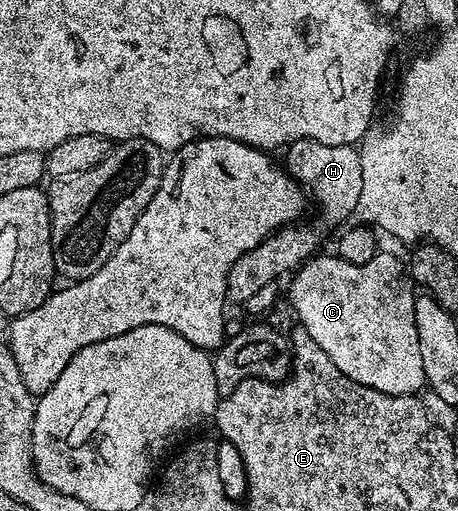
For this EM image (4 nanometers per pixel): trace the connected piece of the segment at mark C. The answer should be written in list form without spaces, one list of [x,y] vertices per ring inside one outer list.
[[[379,251],[367,263],[347,263],[342,257],[314,255],[292,274],[289,301],[297,312],[300,328],[315,339],[315,343],[355,383],[383,391],[387,395],[407,397],[426,388],[423,361],[419,356],[419,331],[415,327],[415,285],[407,276],[403,261],[385,251]]]

